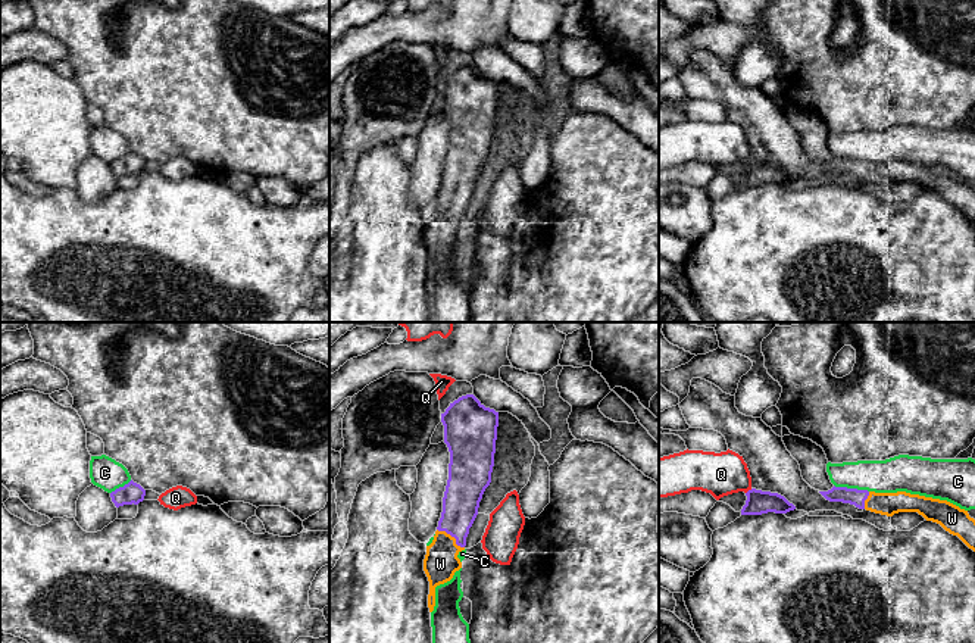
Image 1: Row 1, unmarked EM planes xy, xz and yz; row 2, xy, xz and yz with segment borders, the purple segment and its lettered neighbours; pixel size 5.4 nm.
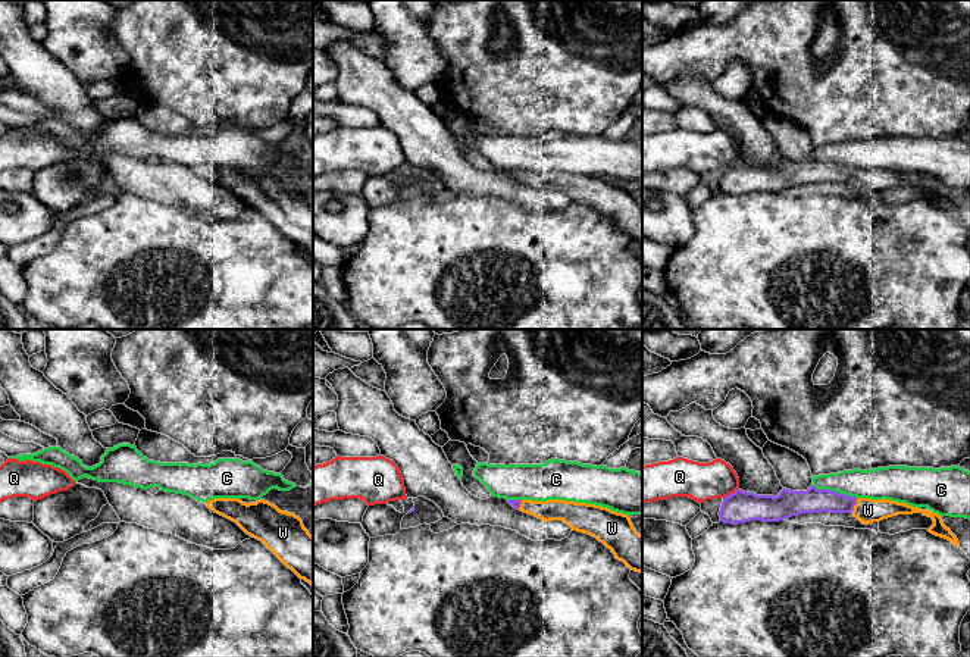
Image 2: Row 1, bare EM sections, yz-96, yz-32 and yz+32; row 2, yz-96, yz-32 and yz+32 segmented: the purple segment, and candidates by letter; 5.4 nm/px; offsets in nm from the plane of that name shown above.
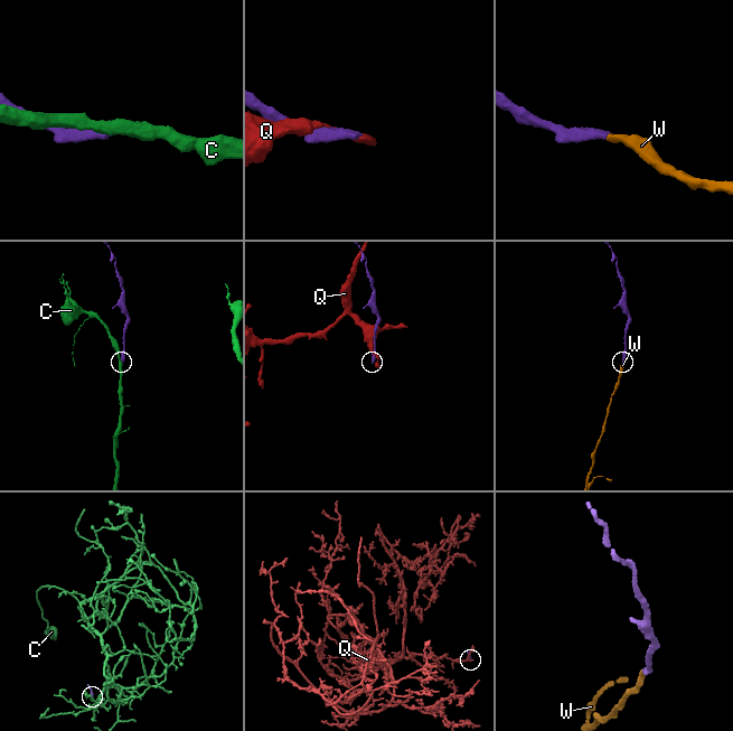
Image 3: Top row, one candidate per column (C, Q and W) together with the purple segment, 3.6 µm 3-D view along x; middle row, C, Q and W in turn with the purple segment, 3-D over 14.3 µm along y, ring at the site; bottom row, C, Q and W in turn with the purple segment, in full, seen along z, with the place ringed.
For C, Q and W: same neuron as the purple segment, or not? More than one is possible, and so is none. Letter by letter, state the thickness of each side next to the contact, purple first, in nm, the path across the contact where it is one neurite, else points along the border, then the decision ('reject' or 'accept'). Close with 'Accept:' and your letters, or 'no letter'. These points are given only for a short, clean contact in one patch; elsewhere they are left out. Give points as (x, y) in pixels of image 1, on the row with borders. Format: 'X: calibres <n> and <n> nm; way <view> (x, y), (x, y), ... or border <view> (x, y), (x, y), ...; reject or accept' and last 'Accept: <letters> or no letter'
C: calibres 90 and 190 nm; border yz (834, 484), (865, 489), (868, 492); reject
Q: calibres 130 and 240 nm; reject
W: calibres 200 and 190 nm; accept
Accept: W

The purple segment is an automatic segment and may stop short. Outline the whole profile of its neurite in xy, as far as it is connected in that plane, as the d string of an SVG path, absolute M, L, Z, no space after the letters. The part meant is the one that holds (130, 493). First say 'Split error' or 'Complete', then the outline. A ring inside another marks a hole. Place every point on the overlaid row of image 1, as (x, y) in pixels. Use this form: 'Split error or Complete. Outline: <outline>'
Complete. Outline: M132 480L124 487L119 487L110 493L112 502L115 503L116 508L132 503L138 505L140 502L144 500L144 496L146 490Z

